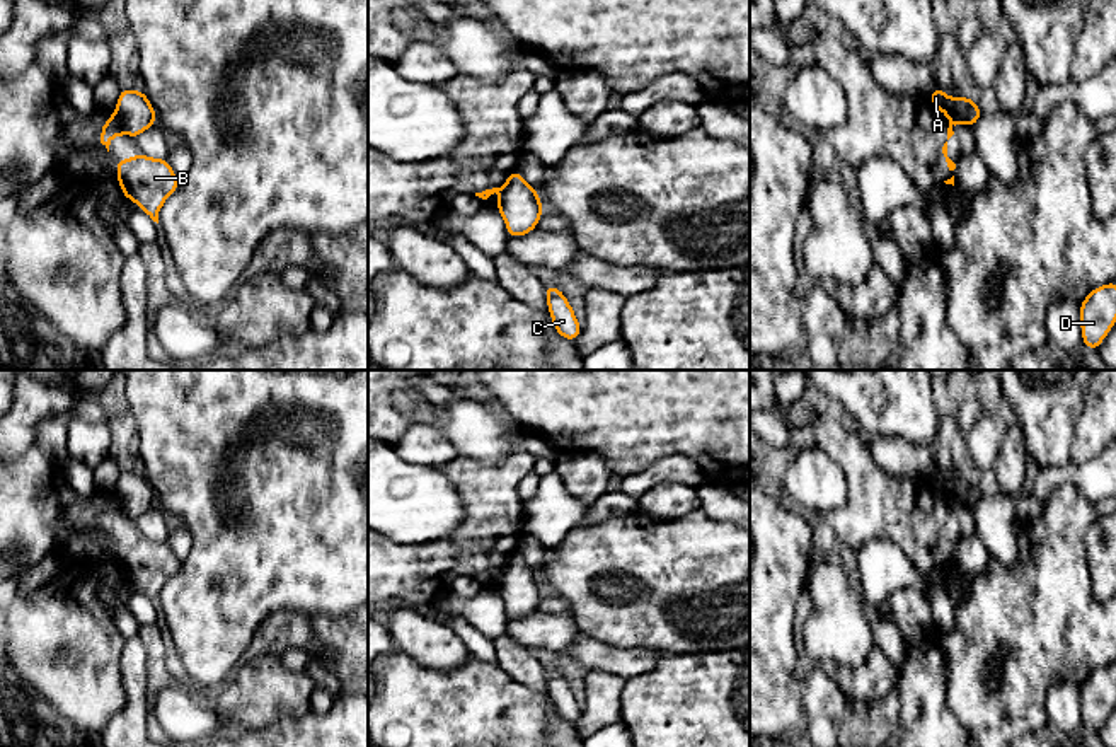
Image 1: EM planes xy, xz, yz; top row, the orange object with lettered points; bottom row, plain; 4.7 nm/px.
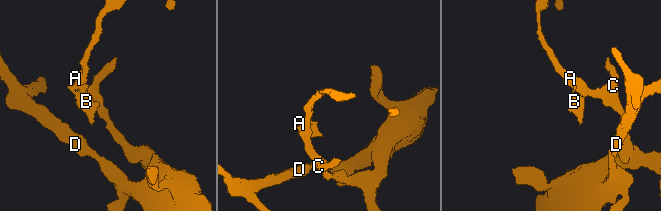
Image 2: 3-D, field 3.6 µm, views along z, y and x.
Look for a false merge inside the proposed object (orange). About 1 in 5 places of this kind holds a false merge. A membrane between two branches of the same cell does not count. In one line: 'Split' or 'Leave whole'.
Split

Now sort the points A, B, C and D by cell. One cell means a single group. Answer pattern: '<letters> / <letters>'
A C D / B

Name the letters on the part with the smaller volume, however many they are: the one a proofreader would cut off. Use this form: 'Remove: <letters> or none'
Remove: B

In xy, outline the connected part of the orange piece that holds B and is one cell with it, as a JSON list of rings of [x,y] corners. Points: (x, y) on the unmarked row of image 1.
[[[138,536],[116,542],[114,551],[119,553],[116,565],[123,571],[123,580],[133,582],[141,594],[158,605],[160,590],[181,566],[167,539],[152,541]]]

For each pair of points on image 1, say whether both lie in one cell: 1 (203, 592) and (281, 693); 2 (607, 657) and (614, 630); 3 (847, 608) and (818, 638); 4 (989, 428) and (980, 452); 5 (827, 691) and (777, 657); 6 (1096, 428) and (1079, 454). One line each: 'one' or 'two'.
1: two
2: two
3: one
4: one
5: one
6: one

